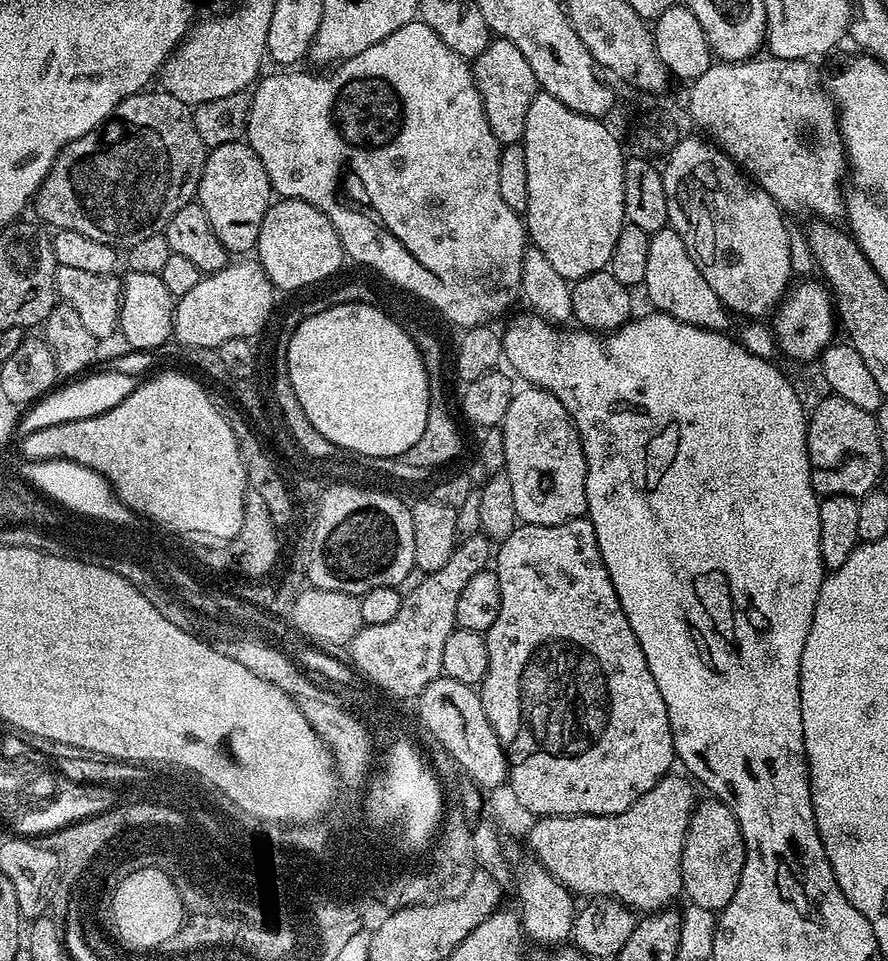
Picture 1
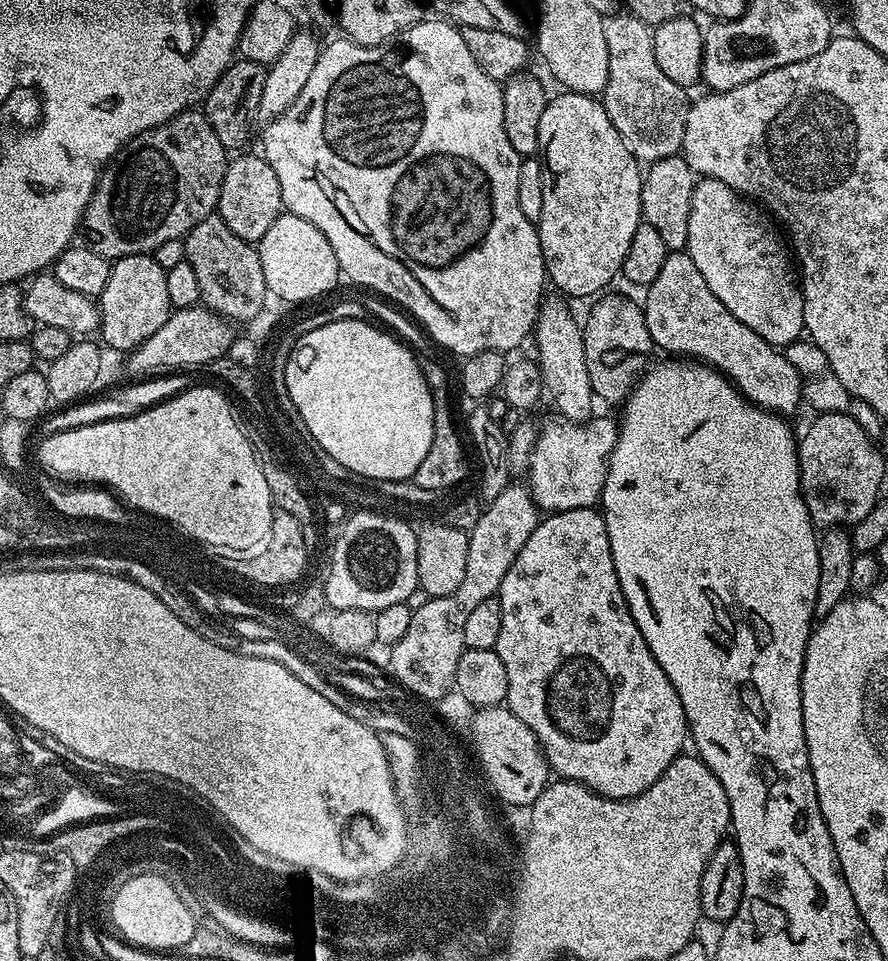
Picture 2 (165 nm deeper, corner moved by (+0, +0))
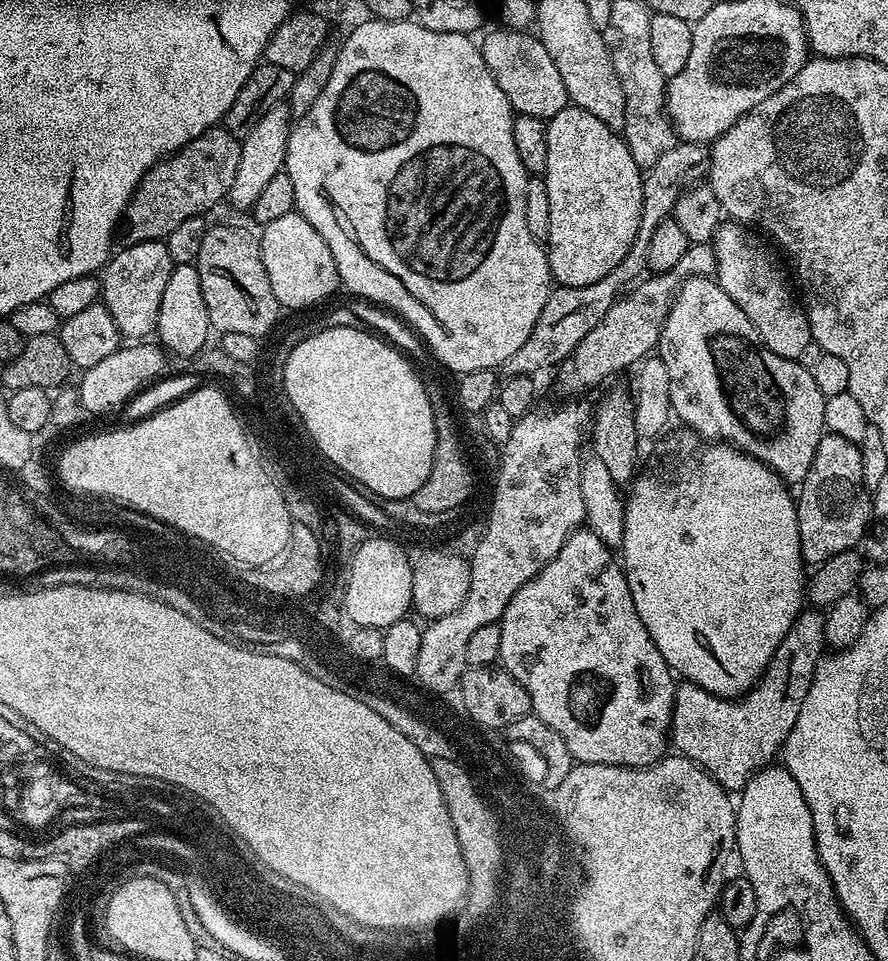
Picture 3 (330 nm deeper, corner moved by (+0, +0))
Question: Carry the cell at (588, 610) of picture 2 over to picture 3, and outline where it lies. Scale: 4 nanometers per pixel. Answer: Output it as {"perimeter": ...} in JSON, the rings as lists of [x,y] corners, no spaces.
{"perimeter":[[[581,526],[568,535],[562,550],[558,550],[558,554],[552,561],[538,575],[530,578],[530,582],[523,584],[518,590],[518,594],[514,594],[514,598],[510,598],[510,606],[506,606],[504,616],[498,623],[502,630],[502,650],[499,663],[504,671],[510,673],[530,694],[531,715],[537,716],[550,730],[562,734],[562,738],[566,742],[566,750],[570,750],[573,761],[581,764],[617,764],[627,768],[646,768],[665,755],[670,744],[672,707],[676,701],[678,684],[674,679],[672,669],[662,658],[658,646],[654,646],[654,638],[650,638],[642,618],[638,618],[638,610],[634,606],[634,598],[630,594],[628,579],[624,577],[624,570],[617,553],[608,548],[602,542],[602,538],[598,538],[598,534],[592,532],[587,526]]]}

